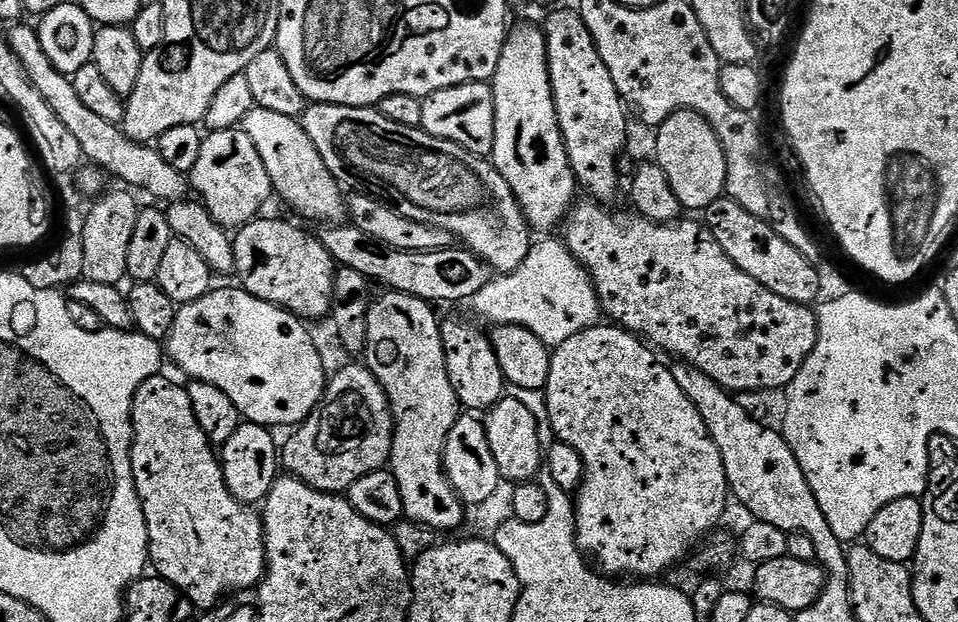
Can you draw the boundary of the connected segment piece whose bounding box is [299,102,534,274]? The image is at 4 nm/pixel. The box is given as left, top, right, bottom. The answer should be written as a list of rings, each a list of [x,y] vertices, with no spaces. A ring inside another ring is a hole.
[[[312,102],[307,105],[303,115],[299,117],[299,121],[301,126],[306,130],[306,134],[310,134],[310,142],[314,142],[318,154],[322,154],[322,162],[326,162],[326,166],[330,170],[332,177],[345,189],[353,188],[351,190],[353,193],[375,196],[376,199],[385,201],[402,214],[406,214],[406,218],[414,218],[423,224],[432,224],[436,228],[446,229],[447,232],[452,233],[453,237],[467,251],[473,252],[479,260],[484,261],[493,273],[503,274],[505,272],[512,272],[518,266],[522,266],[526,254],[532,249],[534,232],[533,229],[528,227],[528,220],[524,217],[524,211],[518,206],[518,202],[514,198],[514,194],[510,190],[506,178],[502,178],[502,174],[498,174],[498,170],[492,164],[491,159],[470,154],[466,150],[462,150],[462,146],[458,146],[454,142],[446,142],[442,138],[434,138],[421,127],[398,126],[398,122],[390,122],[390,118],[386,118],[375,107],[351,108],[350,106],[342,106],[341,104],[318,104]]]

